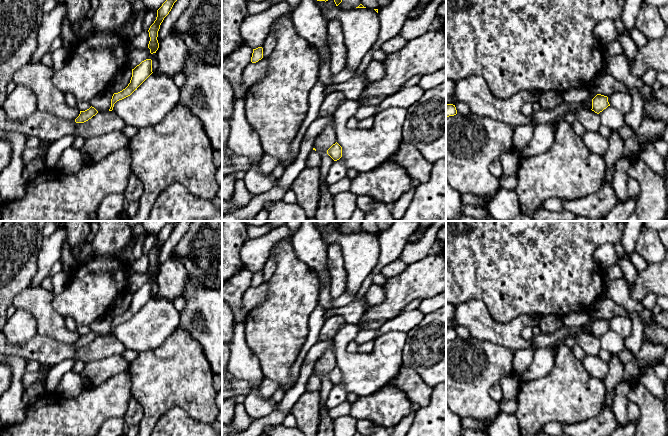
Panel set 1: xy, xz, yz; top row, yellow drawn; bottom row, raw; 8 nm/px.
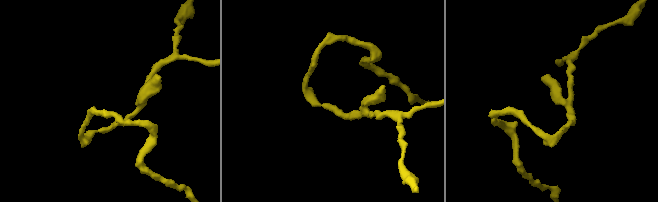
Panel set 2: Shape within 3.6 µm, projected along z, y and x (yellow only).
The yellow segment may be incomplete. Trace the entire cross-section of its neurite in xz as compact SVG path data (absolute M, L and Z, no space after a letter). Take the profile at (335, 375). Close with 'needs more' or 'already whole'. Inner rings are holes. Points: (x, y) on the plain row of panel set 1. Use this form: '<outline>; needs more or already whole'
M336 366L327 374L327 378L334 385L337 385L342 381L342 371Z; already whole

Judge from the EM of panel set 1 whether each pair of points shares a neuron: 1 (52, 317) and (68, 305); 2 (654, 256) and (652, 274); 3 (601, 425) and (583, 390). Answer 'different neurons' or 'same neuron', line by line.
1: different neurons
2: different neurons
3: different neurons

